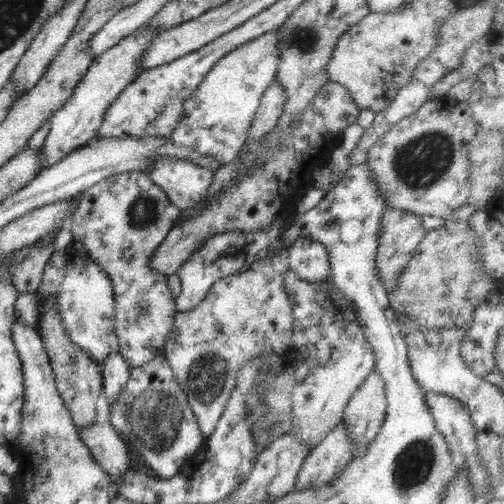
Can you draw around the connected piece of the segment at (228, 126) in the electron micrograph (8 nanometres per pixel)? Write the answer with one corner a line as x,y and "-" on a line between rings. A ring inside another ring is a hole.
278,31
258,36
223,56
183,104
183,115
169,137
177,146
228,163
236,160
248,139
262,95
278,71

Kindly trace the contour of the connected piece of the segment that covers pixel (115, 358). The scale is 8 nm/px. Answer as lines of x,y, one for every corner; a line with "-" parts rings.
114,352
110,354
104,361
104,364
101,365
101,373
103,376
103,387
104,392
106,392
106,400
109,402
109,410
110,405
116,401
116,399
121,398
122,391
124,390
127,380
129,379
131,372
131,365
126,362
126,360
122,357
120,352

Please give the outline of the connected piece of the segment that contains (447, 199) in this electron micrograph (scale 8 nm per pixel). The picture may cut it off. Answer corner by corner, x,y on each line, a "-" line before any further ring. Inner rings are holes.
442,96
427,101
417,112
406,116
399,124
390,128
390,130
384,134
384,137
370,148
366,159
370,171
374,171
374,181
378,183
378,187
380,187
380,191
382,191
382,197
386,197
386,203
388,203
387,209
406,210
407,212
414,212
417,216
427,215
442,218
445,222
449,222
453,219
454,210
468,204
468,198
470,198
470,182
468,181
468,176
470,176
469,151
476,139
476,132
478,132
477,126
468,101
460,102

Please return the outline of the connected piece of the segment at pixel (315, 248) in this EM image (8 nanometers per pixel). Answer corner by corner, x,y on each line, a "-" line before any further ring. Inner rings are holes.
300,238
287,249
289,269
302,280
313,283
326,280
330,272
330,257
326,247
311,238

